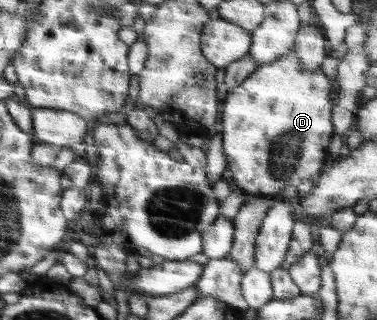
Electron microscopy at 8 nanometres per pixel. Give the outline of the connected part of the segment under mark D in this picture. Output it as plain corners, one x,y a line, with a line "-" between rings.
288,52
283,54
283,57
279,57
277,61
258,67
255,72
251,73
239,86
235,88
229,88
228,95
225,97
223,103
223,118
221,124
223,130
220,132
223,136
223,150
226,156
227,164
233,174
233,180
237,188
241,190
247,197
253,195
255,197
269,197
271,194
279,194
285,186
299,186
304,181
311,180
320,174
321,166
327,158
327,146
329,142
333,142
331,136
333,136
333,124
331,124
331,108
333,104
329,102
329,92
331,92
331,86
333,82
327,80
327,76
323,73
321,68
311,70
303,66
302,58
299,58
299,54
294,52

